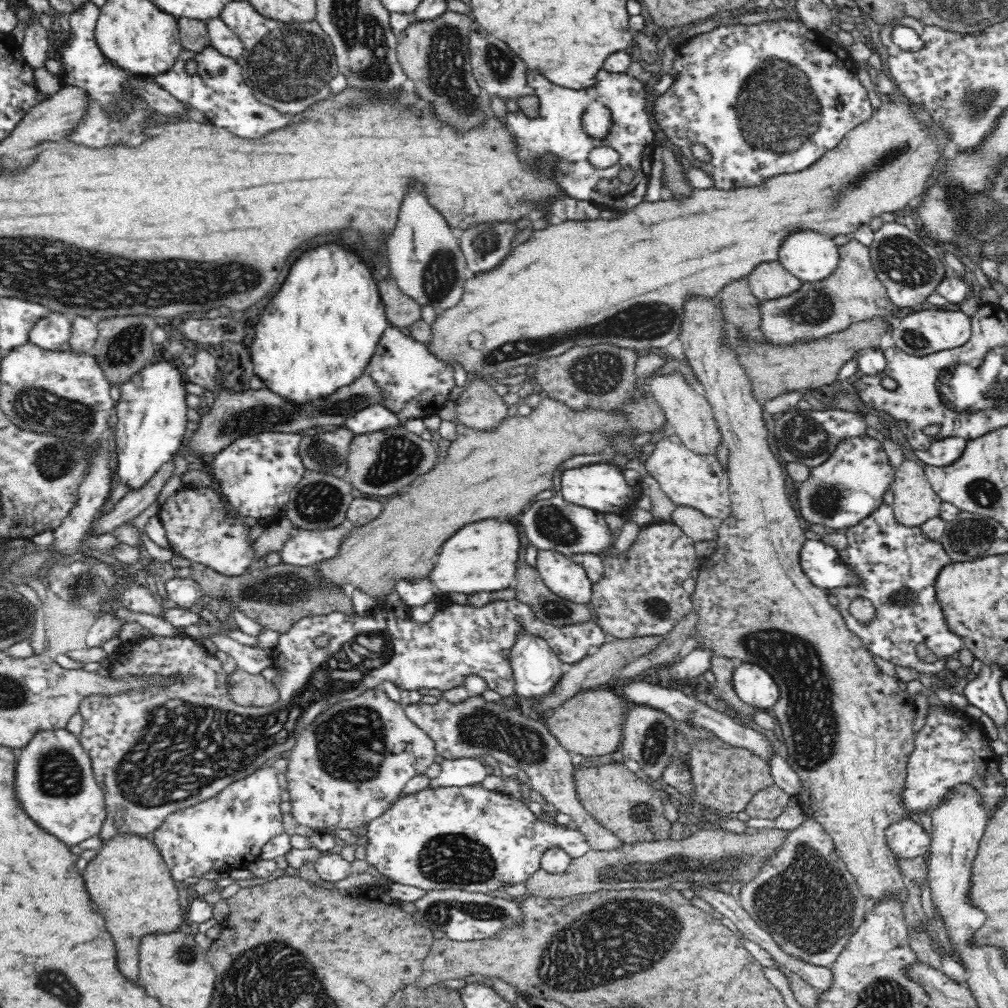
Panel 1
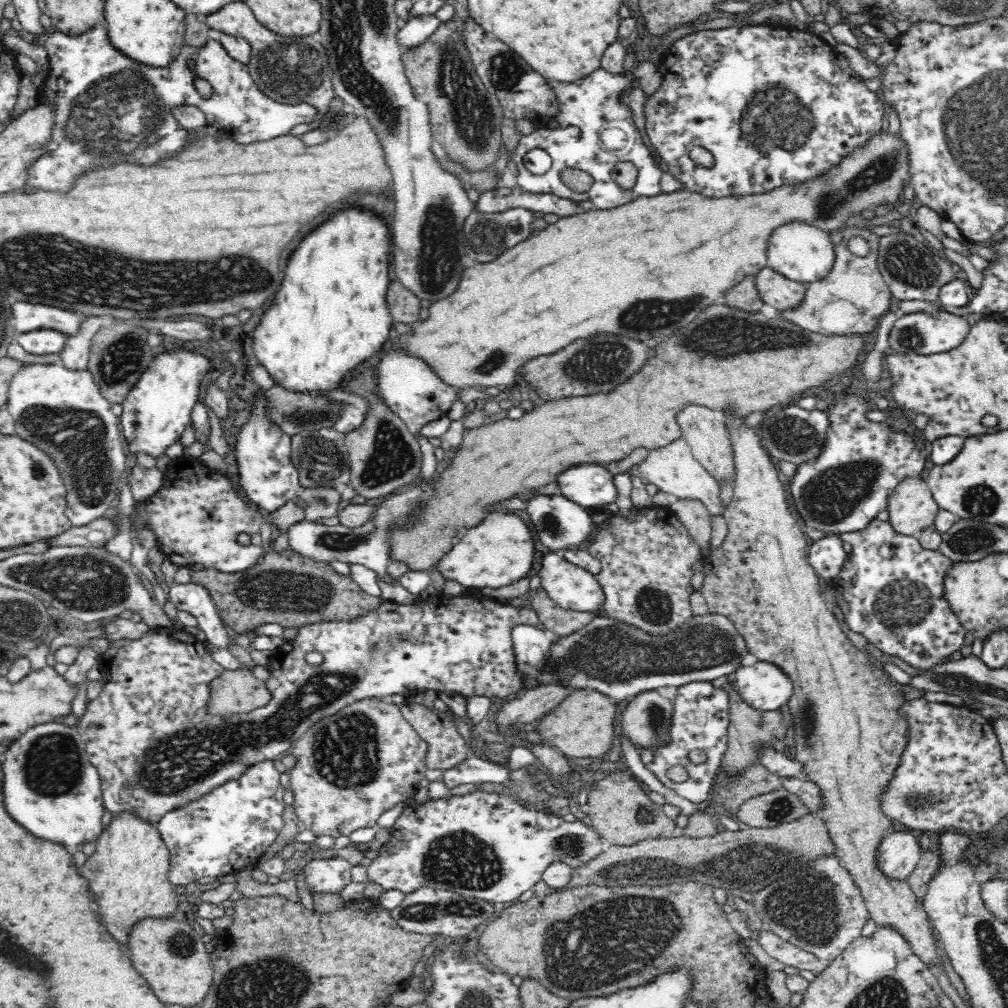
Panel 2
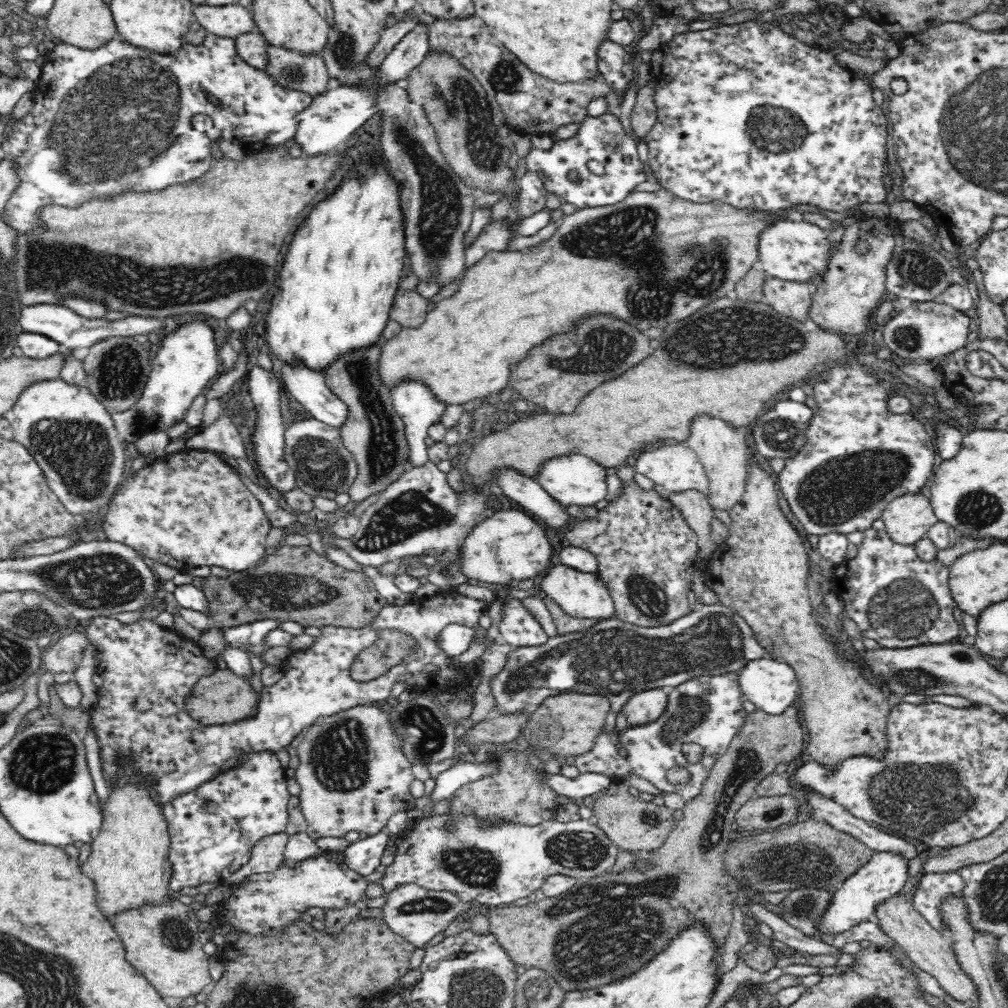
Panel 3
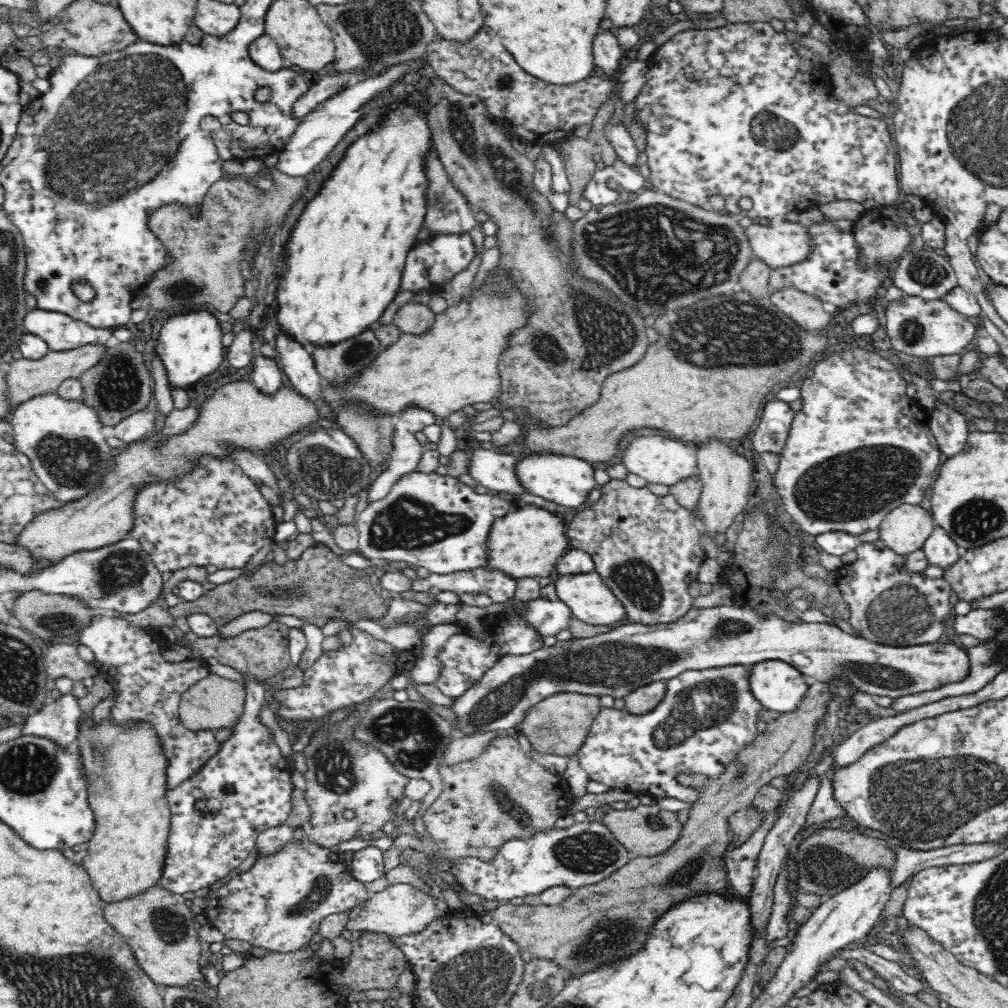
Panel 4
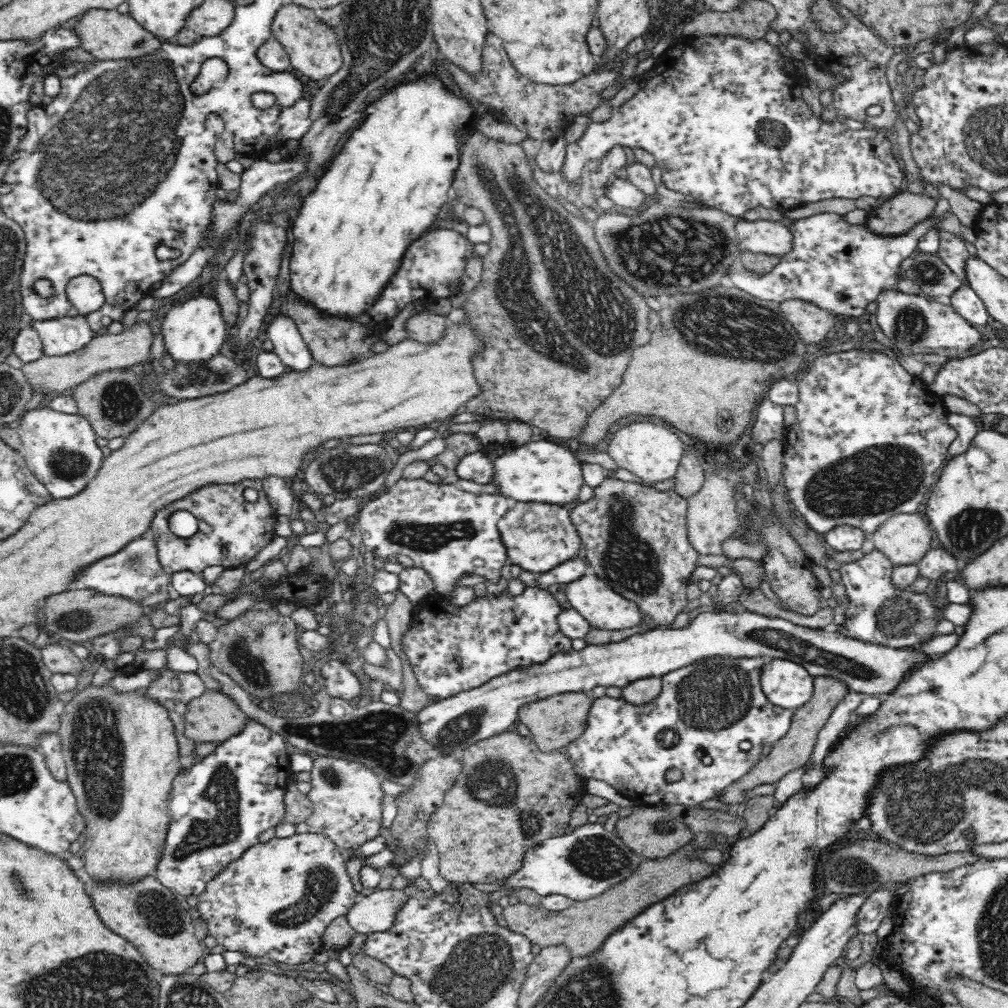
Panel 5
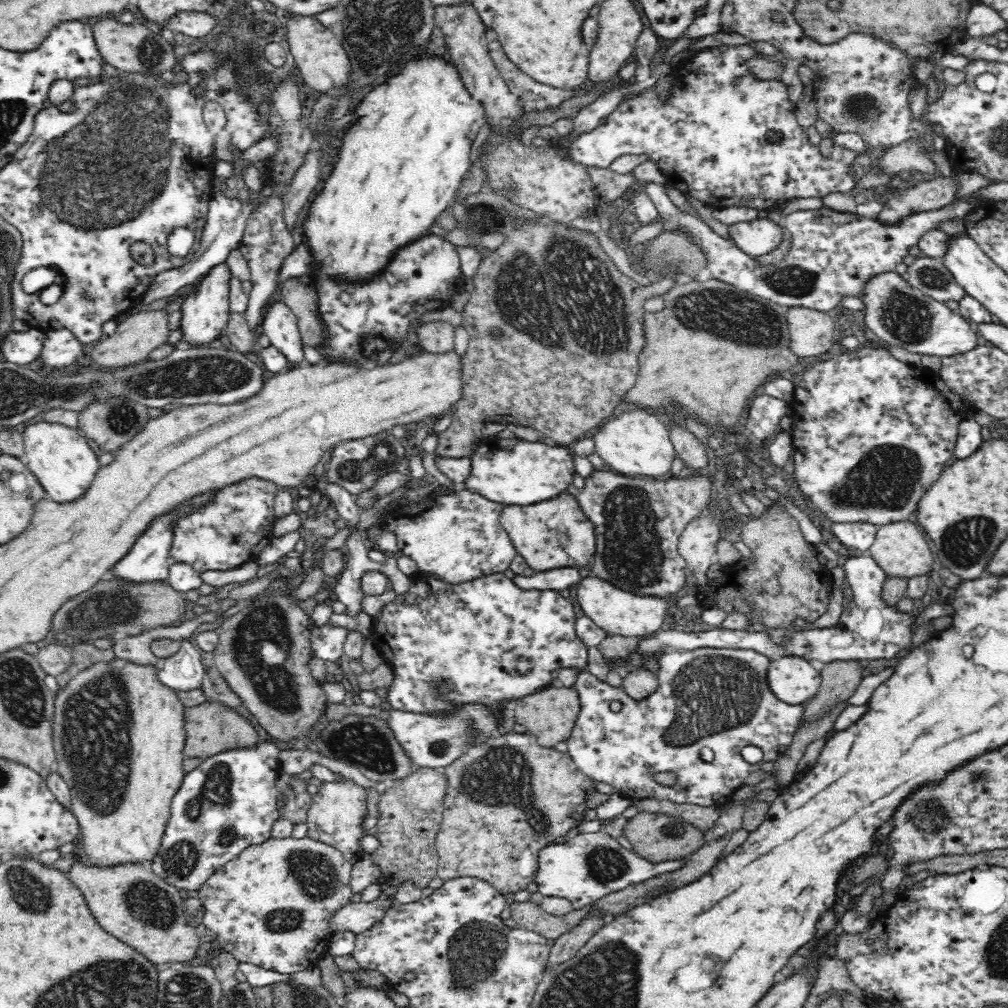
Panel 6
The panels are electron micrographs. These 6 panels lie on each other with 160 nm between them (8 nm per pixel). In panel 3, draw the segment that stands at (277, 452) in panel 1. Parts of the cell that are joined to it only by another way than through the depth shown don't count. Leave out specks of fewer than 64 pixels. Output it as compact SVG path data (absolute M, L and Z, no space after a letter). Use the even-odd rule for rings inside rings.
M260 365L254 366L247 373L248 395L250 395L251 402L256 409L256 420L258 420L256 432L253 436L254 450L256 450L256 456L258 456L255 467L260 466L260 470L262 470L260 476L264 476L264 480L268 480L272 484L272 488L276 488L280 492L296 489L294 473L284 459L285 430L280 415L280 392L284 390L282 383L276 379L270 369L264 369Z

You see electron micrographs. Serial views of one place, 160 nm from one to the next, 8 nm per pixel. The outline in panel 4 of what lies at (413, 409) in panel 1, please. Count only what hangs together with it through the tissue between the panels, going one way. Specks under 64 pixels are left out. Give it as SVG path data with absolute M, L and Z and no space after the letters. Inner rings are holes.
M409 408L397 415L392 436L390 466L369 486L369 501L380 500L390 492L390 488L402 474L416 471L423 452L414 434L430 424L437 424L438 421L434 414L419 408Z

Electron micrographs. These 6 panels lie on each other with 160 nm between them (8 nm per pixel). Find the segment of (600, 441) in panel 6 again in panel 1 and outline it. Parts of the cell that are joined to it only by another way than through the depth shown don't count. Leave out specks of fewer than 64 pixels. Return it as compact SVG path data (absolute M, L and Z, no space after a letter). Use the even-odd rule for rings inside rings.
M670 432L655 443L654 450L644 462L644 470L658 481L666 496L677 505L697 508L717 522L728 518L731 511L728 473L714 455L702 456L690 451L676 433Z

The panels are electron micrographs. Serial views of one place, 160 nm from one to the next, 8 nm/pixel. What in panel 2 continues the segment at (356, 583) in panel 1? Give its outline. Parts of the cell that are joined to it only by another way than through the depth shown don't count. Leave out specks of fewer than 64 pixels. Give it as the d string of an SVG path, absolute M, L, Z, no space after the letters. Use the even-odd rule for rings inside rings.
M714 303L707 306L703 311L699 313L697 318L690 322L687 326L682 326L676 334L668 336L662 344L656 346L656 355L647 358L646 364L634 373L634 376L630 376L626 382L618 384L614 390L610 392L598 392L596 394L590 394L588 396L578 396L566 398L566 400L555 400L550 402L543 402L531 411L524 413L524 416L519 419L507 419L502 416L489 419L484 425L475 429L465 429L463 432L463 441L458 446L456 451L456 457L452 460L450 468L444 470L444 465L441 467L439 474L436 476L436 480L433 482L435 490L438 490L438 494L424 506L424 510L420 509L417 517L413 518L412 528L410 529L398 529L398 532L392 534L392 561L398 560L407 564L411 571L427 571L432 566L442 559L444 552L448 552L452 548L452 538L456 536L456 530L458 528L472 528L474 524L478 524L486 512L490 512L490 506L494 502L500 502L500 500L508 500L508 498L516 498L516 494L524 492L524 490L532 490L532 488L538 488L538 486L544 486L548 482L554 482L556 474L572 467L574 464L580 462L596 463L598 465L606 466L611 462L618 462L628 458L635 448L644 447L646 449L655 449L666 446L675 440L682 437L681 428L677 421L677 414L690 405L700 405L708 407L715 411L722 411L726 413L734 413L736 417L746 417L752 412L767 412L772 407L784 406L791 404L799 396L804 394L808 388L814 388L814 386L823 387L823 383L826 381L836 381L841 376L846 376L844 372L853 366L856 357L861 351L861 347L865 339L865 335L823 335L816 332L804 330L800 327L796 327L794 323L790 323L787 318L783 318L781 315L776 315L772 318L764 315L762 312L746 312L740 308L732 308L726 303Z

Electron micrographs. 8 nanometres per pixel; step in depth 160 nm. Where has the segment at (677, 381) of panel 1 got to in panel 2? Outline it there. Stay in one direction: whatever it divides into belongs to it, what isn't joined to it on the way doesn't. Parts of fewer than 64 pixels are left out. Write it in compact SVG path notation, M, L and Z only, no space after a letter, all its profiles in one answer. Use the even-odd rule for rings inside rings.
M690 405L677 414L681 434L691 446L696 460L718 481L719 486L732 484L735 480L734 451L729 426L725 423L725 414L700 405Z

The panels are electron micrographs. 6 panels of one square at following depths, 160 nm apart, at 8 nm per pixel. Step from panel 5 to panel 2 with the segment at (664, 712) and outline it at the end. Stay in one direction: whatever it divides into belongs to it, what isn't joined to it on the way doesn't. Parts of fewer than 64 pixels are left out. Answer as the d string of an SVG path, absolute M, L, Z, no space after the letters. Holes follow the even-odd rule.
M694 680L688 684L679 686L676 690L673 703L674 712L668 727L668 742L658 748L642 748L636 746L636 750L645 767L667 788L672 788L682 798L699 804L708 800L711 785L720 767L720 760L726 752L727 730L730 724L730 699L724 686L716 687L710 680ZM700 748L706 753L707 759L700 764L688 761L688 752ZM672 766L684 766L688 773L688 779L676 783L666 774Z

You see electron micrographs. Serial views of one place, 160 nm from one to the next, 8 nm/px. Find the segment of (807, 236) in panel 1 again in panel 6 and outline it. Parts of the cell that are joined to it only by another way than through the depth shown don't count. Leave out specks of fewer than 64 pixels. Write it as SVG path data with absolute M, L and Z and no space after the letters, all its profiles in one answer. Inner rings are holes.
M760 215L751 221L726 226L728 238L746 255L756 258L772 252L782 242L782 223Z

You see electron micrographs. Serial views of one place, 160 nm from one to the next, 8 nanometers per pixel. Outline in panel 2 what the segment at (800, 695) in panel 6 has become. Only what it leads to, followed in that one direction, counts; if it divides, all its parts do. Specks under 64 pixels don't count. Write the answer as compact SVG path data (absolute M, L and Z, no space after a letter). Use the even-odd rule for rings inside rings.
M765 660L738 668L732 676L741 698L762 712L779 710L787 704L794 690L789 675Z

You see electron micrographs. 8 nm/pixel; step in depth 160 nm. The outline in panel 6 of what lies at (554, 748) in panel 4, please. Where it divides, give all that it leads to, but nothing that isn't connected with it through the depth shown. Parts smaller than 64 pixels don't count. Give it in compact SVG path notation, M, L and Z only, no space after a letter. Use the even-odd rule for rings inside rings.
M556 684L516 699L512 705L511 711L515 716L515 722L522 724L526 728L525 732L537 737L538 744L544 748L554 747L557 742L565 741L570 736L580 710L576 689Z

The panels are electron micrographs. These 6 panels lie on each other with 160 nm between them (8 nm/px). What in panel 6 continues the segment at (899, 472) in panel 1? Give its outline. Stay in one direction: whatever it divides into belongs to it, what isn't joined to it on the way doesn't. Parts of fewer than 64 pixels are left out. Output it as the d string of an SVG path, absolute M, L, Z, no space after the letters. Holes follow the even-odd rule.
M913 519L878 527L876 540L874 540L867 554L880 566L887 578L928 577L934 564L932 547L928 546L924 534L918 530L918 525L915 524Z

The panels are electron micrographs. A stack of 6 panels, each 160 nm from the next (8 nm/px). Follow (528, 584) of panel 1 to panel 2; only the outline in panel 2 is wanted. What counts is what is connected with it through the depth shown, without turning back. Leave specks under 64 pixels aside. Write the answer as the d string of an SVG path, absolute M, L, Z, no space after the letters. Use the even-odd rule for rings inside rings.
M539 589L532 598L532 608L537 613L541 627L551 636L563 637L583 626L597 615L591 612L576 612L558 607L543 589Z

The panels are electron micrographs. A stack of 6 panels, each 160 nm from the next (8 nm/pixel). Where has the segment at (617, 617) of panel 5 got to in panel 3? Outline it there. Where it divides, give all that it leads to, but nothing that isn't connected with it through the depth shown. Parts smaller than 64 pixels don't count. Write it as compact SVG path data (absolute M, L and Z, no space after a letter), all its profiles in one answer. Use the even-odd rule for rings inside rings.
M562 564L552 565L548 574L542 580L542 590L552 601L562 608L567 615L603 621L615 618L615 605L608 588L598 574L581 572L574 568L567 568Z

